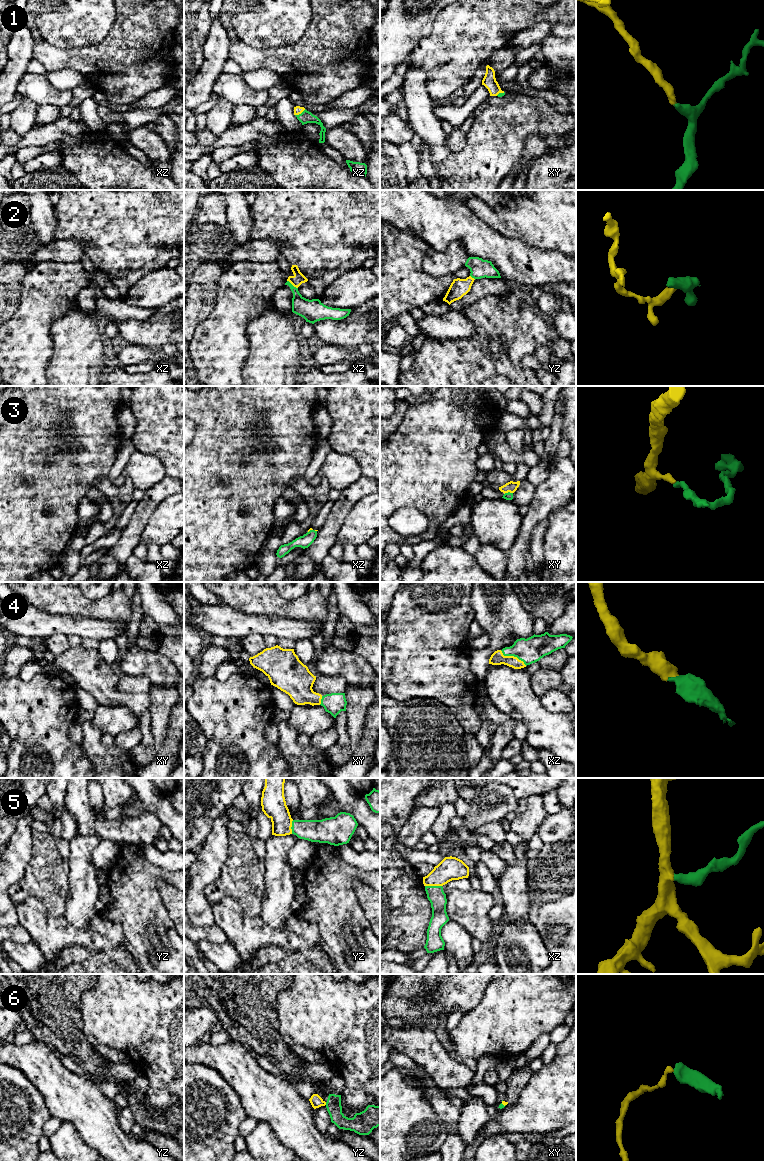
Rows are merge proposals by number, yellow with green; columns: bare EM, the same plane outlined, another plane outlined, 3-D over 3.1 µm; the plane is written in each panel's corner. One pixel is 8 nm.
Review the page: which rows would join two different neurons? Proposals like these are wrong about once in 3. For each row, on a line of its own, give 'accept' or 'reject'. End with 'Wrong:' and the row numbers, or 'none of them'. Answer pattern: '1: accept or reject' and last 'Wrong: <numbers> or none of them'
1: accept
2: reject
3: reject
4: accept
5: accept
6: reject
Wrong: 2, 3, 6

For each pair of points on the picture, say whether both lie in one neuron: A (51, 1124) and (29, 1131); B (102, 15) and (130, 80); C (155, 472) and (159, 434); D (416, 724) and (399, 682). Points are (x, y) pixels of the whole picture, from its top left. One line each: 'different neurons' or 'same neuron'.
A: different neurons
B: different neurons
C: different neurons
D: different neurons

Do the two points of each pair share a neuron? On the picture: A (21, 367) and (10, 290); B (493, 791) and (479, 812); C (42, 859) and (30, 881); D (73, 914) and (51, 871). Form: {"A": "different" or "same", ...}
{"A": "different", "B": "same", "C": "same", "D": "different"}

